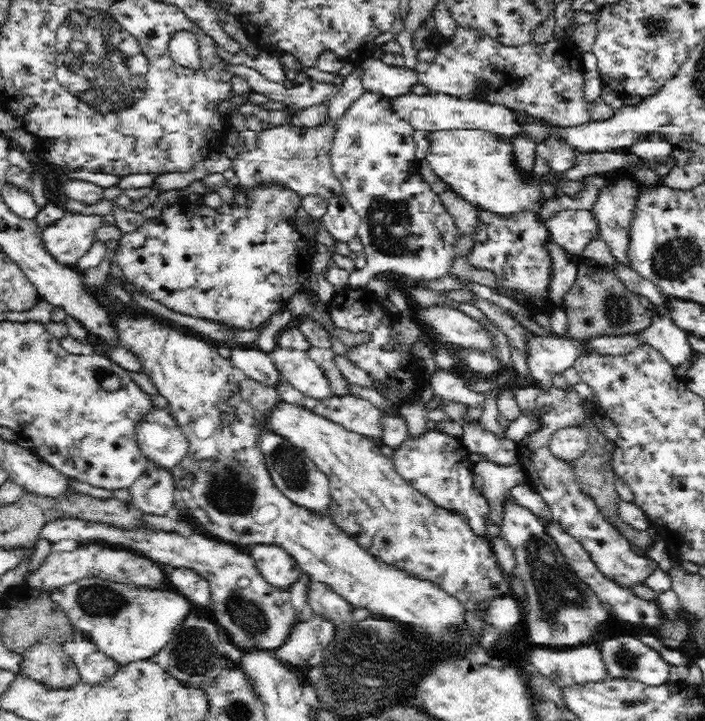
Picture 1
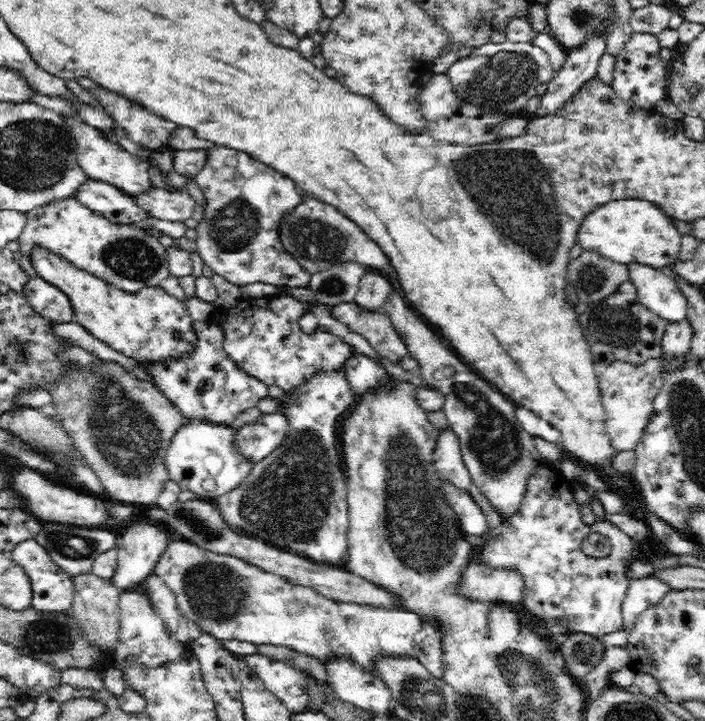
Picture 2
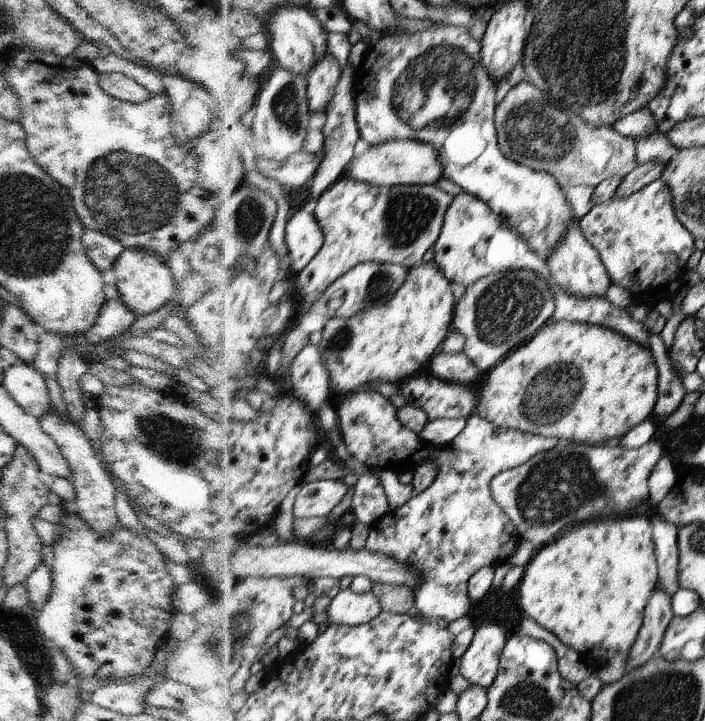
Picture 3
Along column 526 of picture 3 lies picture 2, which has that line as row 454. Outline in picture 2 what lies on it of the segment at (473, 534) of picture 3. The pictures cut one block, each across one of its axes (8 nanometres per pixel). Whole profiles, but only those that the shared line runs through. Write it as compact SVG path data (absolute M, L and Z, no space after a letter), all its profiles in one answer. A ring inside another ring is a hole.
M451 429L440 430L432 464L442 480L465 490L482 509L488 519L484 535L492 538L485 545L476 547L474 563L493 571L520 573L524 591L518 607L550 624L566 620L567 633L584 633L600 638L623 628L622 604L628 585L634 580L628 579L626 572L632 563L646 563L655 552L651 547L636 542L615 524L597 520L588 526L583 521L582 507L574 500L570 480L563 471L550 469L544 459L534 463L525 478L525 494L520 508L502 521L500 513L472 482L461 459L458 437ZM596 531L613 538L611 552L606 557L588 556L580 547L582 540Z

